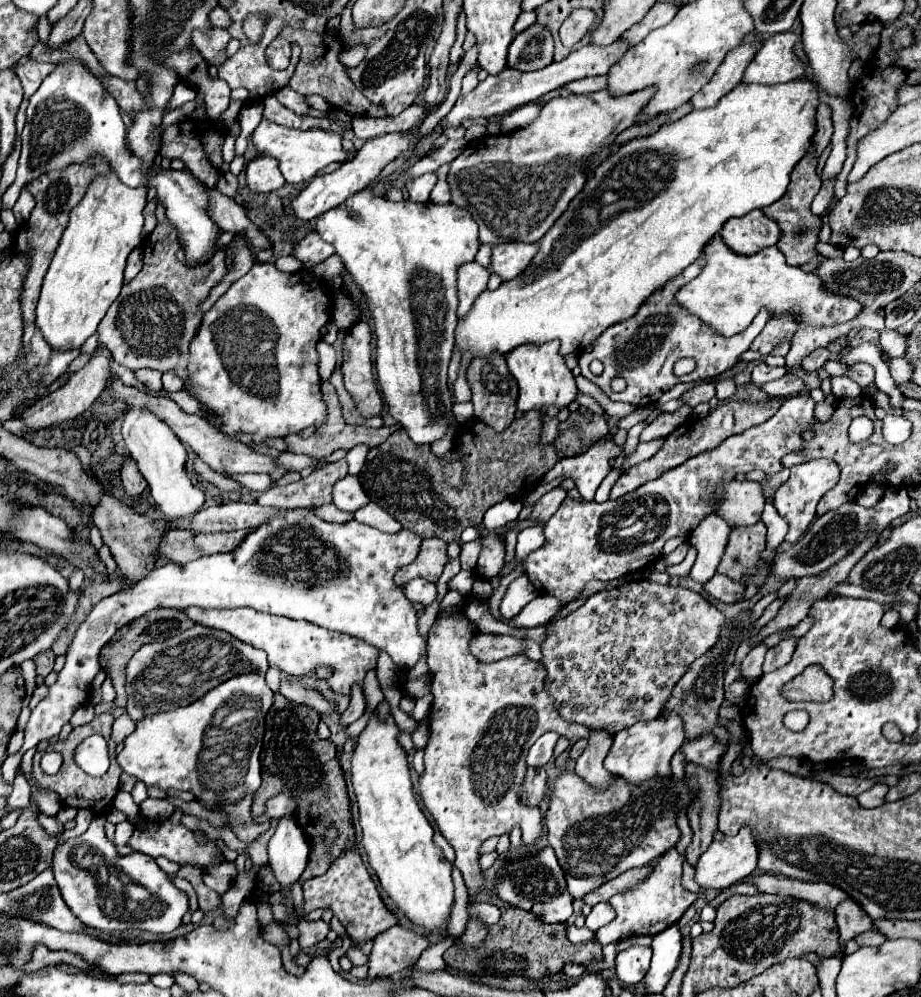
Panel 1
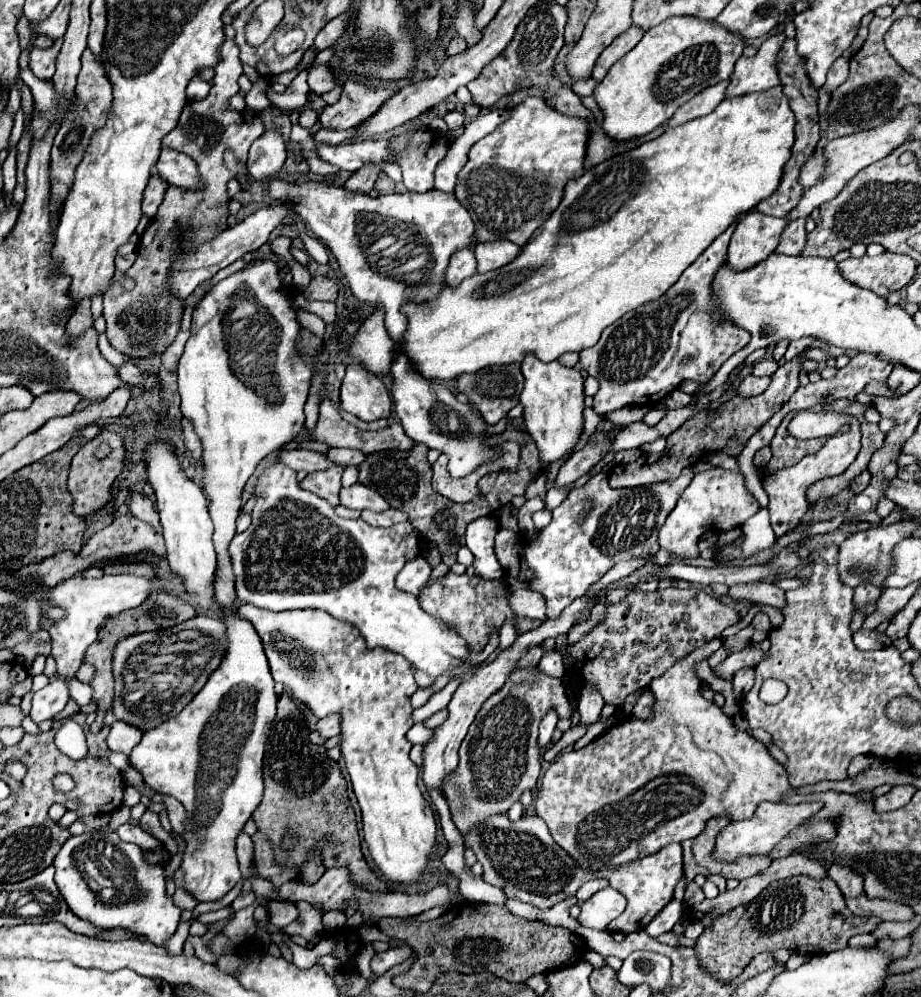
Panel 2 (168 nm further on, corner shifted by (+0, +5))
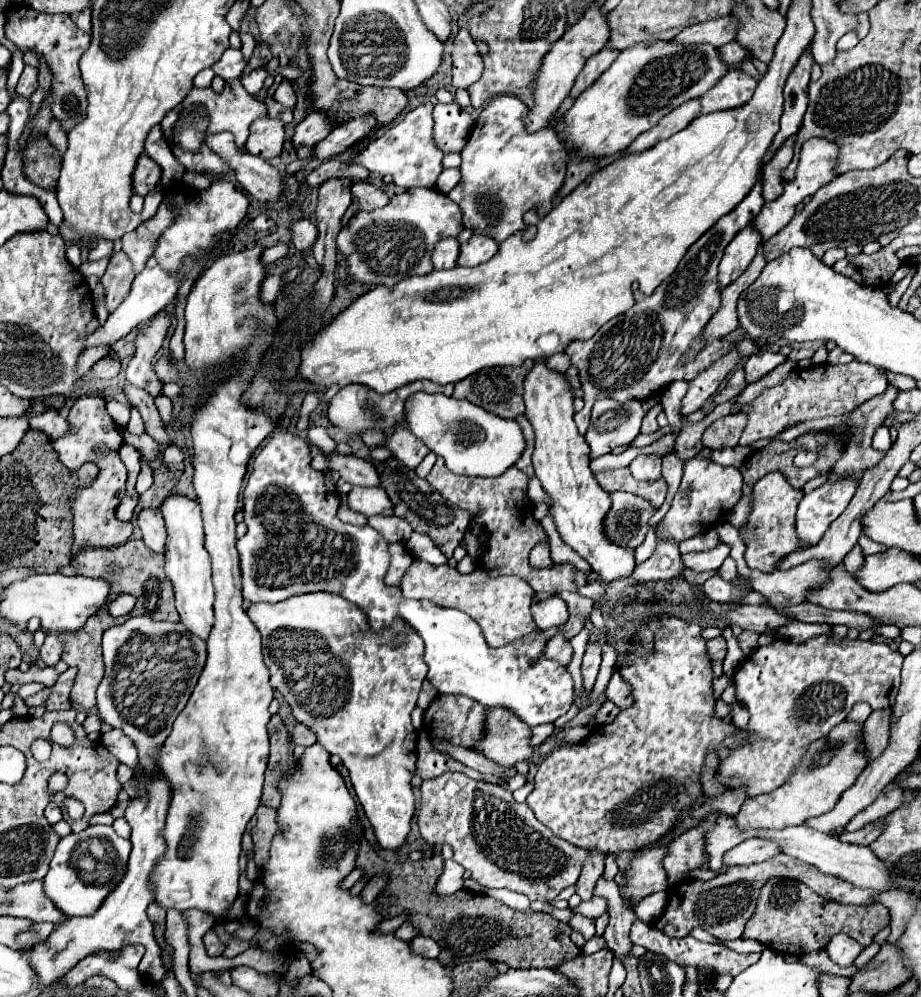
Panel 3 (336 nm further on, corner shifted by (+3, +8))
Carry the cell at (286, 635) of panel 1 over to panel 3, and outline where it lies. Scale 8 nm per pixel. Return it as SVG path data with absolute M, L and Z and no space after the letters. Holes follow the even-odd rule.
M328 592L292 596L276 604L256 602L248 608L248 616L262 634L264 662L270 670L272 688L290 704L296 722L306 724L316 734L320 746L342 758L380 846L390 850L402 846L414 816L410 780L416 770L416 730L410 722L410 714L416 708L416 698L428 672L422 638L400 618L394 620L392 628L374 632L364 610ZM398 636L406 636L408 644L398 646Z

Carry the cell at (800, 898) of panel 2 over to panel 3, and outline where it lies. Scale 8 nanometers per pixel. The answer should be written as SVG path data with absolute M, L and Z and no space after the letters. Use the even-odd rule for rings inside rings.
M768 880L762 888L760 904L754 916L748 920L744 938L752 938L780 954L794 954L802 956L808 952L816 952L826 948L830 938L838 932L852 936L860 946L868 946L874 936L886 928L890 920L890 912L882 904L868 904L868 906L844 906L824 896L812 892L806 884L796 880Z

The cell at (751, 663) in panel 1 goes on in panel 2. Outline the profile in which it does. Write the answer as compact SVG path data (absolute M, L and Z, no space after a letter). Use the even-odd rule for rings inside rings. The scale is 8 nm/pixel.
M747 667L747 669L737 671L737 675L733 677L733 689L735 689L737 699L743 699L743 695L745 695L751 687L753 687L753 669Z

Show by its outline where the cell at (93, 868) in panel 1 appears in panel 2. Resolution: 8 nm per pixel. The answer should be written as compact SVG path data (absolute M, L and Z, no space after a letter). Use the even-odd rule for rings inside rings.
M83 833L69 837L63 843L53 865L57 869L55 883L77 917L101 929L131 929L137 935L145 935L147 941L155 945L163 945L165 939L175 933L181 909L173 903L173 897L167 895L163 867L159 863L149 863L137 845L123 843L111 833ZM107 843L111 843L111 847ZM105 887L117 889L119 897L97 897L97 893Z

